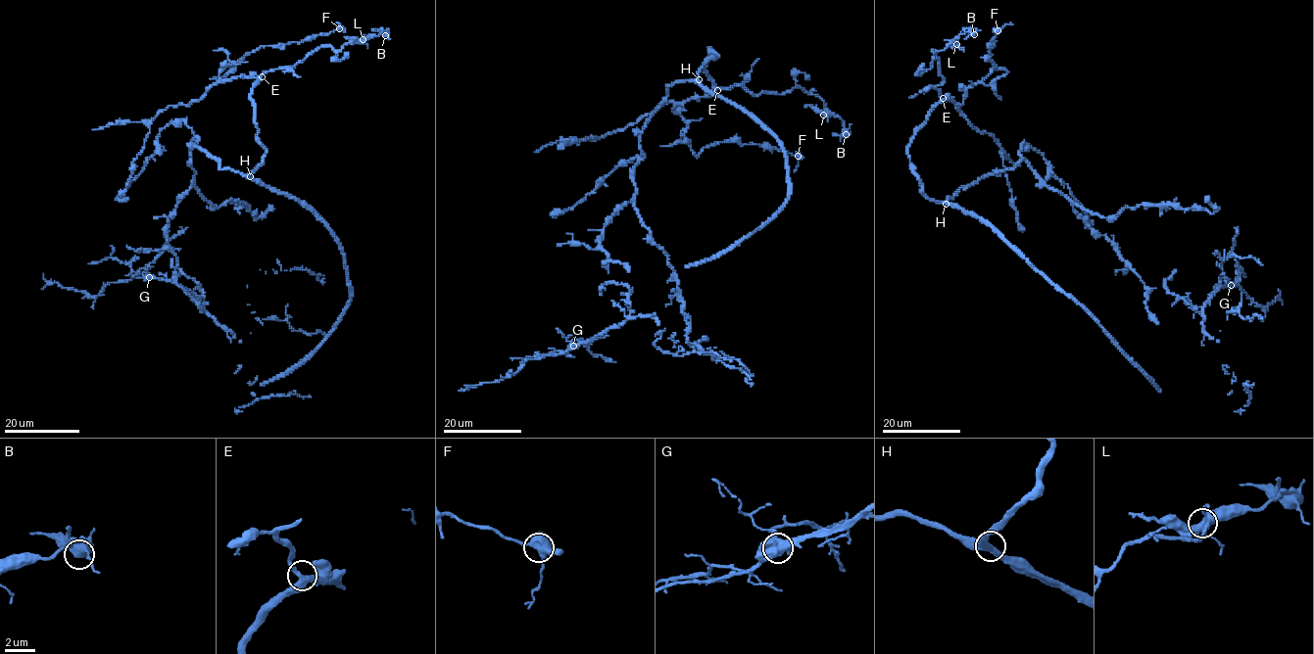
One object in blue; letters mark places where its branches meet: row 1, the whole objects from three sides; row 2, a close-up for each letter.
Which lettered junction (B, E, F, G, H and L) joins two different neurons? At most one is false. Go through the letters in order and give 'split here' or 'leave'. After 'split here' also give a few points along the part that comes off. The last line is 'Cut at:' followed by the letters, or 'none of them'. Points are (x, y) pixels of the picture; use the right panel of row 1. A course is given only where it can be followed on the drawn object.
B: leave
E: leave
F: leave
G: leave
H: leave
L: leave
Cut at: none of them

